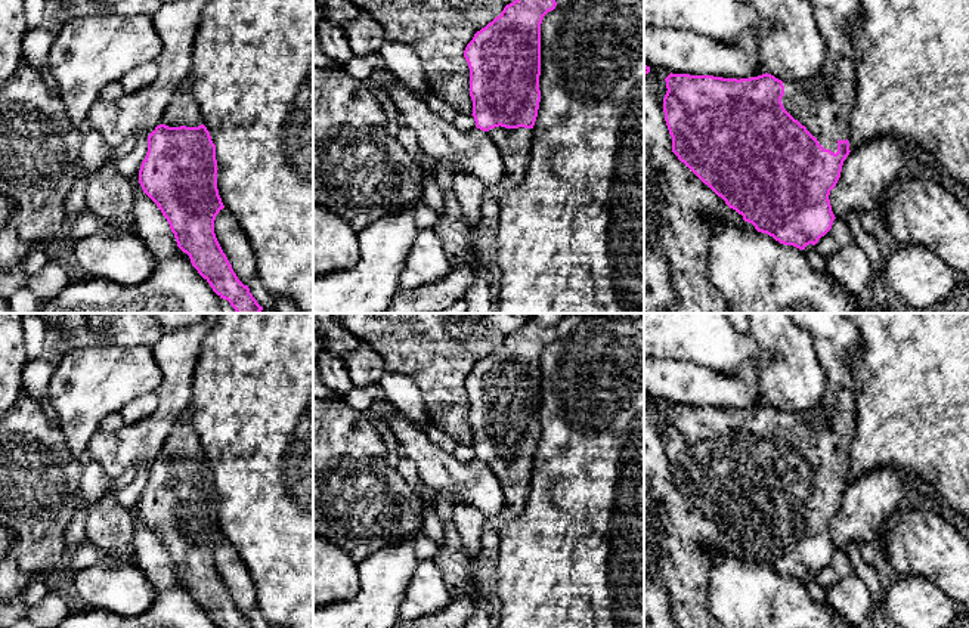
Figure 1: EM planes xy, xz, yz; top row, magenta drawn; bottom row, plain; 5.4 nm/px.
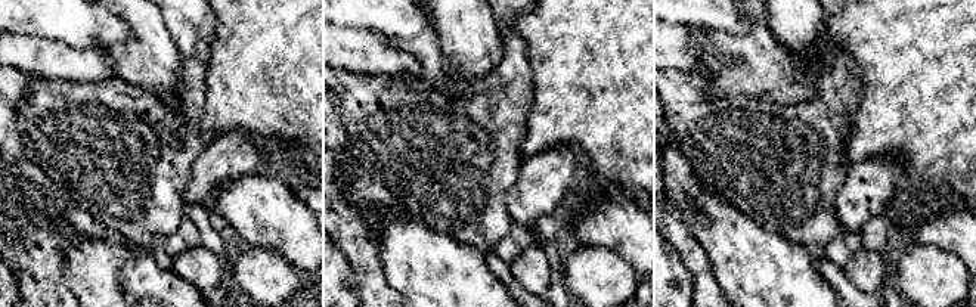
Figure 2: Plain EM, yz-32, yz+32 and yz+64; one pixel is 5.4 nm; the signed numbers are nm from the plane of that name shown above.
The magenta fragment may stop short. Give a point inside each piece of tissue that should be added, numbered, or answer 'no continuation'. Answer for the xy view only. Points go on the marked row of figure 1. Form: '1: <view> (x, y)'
no continuation

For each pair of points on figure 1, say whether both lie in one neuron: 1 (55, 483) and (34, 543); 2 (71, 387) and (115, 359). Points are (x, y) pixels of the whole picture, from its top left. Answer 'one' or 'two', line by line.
1: one
2: one

